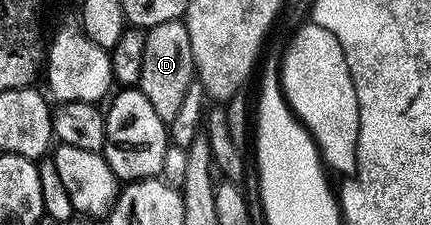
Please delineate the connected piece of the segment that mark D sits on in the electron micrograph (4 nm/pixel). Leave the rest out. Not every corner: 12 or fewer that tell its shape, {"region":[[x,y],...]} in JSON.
{"region":[[184,19],[145,32],[136,87],[163,121],[194,83]]}

